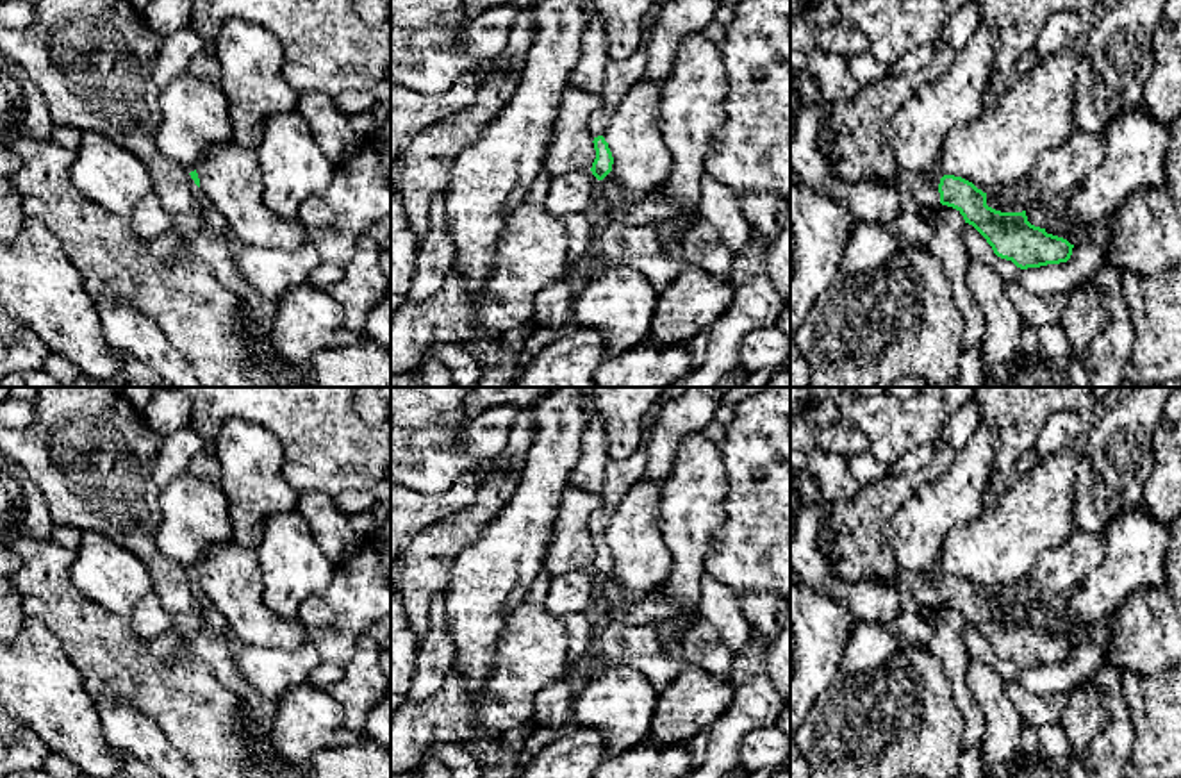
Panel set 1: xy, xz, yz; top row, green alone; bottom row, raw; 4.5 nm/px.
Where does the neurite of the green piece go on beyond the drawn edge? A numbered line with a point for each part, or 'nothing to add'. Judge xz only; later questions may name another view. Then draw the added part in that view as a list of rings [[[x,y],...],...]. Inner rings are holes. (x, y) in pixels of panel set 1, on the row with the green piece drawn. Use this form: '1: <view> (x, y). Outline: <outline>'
1: xz (621, 77). Outline: [[[657,0],[651,5],[651,9],[646,12],[646,16],[642,18],[642,46],[630,59],[626,59],[626,61],[608,59],[608,62],[605,66],[605,87],[601,93],[603,105],[596,112],[592,112],[592,116],[589,118],[589,132],[592,137],[605,134],[608,121],[619,109],[624,96],[640,82],[644,68],[646,68],[646,61],[648,61],[648,39],[649,39],[651,29],[655,27],[657,20],[658,20],[658,12],[660,12],[662,5],[667,2],[671,2],[671,0]]]

